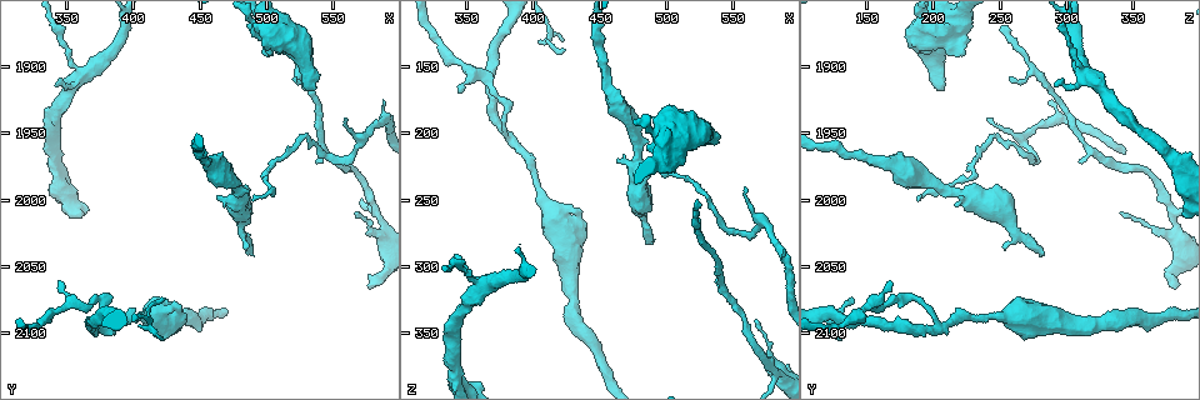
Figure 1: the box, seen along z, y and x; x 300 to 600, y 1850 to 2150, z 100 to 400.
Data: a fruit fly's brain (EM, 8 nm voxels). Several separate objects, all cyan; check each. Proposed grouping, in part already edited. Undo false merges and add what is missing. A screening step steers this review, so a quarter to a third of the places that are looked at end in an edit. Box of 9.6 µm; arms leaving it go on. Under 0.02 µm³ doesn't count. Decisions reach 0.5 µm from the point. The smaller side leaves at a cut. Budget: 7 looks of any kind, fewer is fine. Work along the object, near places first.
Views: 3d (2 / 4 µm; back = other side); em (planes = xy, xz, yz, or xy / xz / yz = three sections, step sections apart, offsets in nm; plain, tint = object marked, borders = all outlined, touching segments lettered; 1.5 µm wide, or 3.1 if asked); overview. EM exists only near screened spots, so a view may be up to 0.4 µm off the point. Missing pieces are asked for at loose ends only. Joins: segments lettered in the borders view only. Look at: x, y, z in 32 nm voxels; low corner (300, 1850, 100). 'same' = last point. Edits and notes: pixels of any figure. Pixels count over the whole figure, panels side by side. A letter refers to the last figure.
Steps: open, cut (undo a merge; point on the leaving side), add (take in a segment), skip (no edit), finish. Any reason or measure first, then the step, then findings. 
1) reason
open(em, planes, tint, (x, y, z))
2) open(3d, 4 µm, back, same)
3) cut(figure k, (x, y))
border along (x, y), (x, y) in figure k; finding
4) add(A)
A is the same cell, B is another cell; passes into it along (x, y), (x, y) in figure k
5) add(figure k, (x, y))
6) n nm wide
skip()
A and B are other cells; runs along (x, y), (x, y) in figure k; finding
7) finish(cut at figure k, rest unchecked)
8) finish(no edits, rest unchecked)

tapers out
open(3d, 4 µm, (522, 1908, 258))

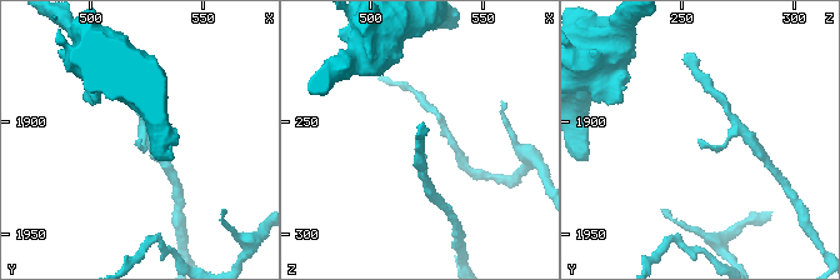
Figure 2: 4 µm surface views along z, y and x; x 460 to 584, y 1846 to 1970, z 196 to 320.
open(em, planes, tint, (520, 1907, 257))

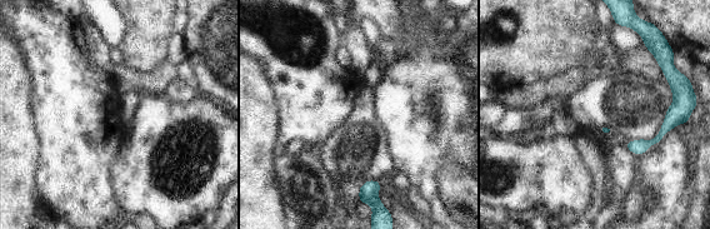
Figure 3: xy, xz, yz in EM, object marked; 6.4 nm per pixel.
open(em, planes, borders, same)

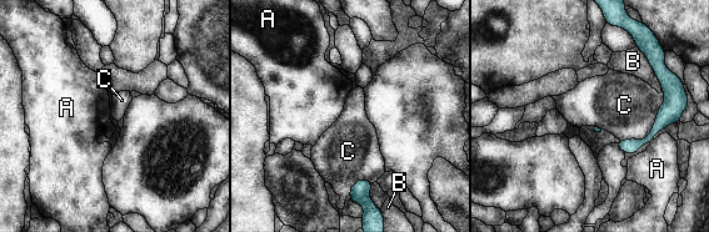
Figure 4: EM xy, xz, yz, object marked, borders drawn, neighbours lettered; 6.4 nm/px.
skip()
A, B and C are other cells; border along (654, 140), (649, 145) in figure 4; no lettered segment goes on from it

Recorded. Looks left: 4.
open(em, planes, borders, (556, 1972, 274))

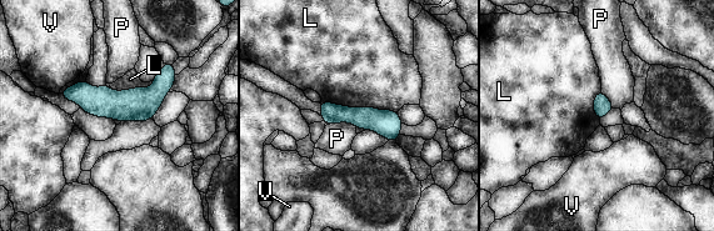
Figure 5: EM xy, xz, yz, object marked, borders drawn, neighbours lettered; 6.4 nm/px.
L touches over 500 nm
skip()
L, P and V are other cells; runs along (170, 66), (144, 100), (66, 95) in figure 5; one neuron here

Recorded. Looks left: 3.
branch point
open(3d, 2 µm, (386, 2094, 206))

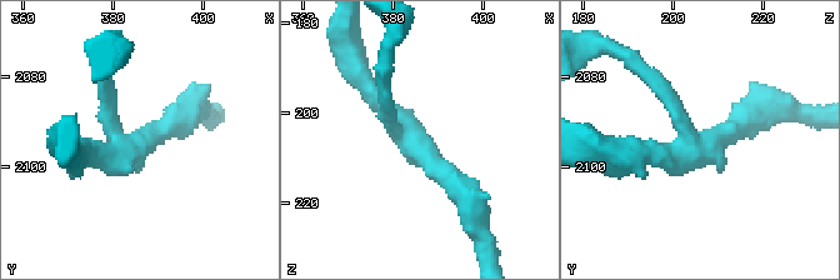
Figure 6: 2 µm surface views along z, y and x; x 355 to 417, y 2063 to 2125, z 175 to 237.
shape alone is not enough
open(em, yz, step 4, tint, (384, 2096, 206))

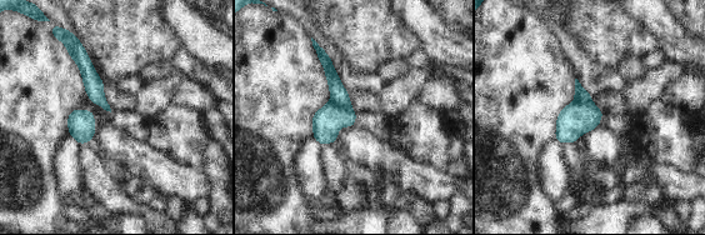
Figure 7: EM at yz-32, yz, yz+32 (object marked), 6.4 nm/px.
cut it another way
open(em, xy, step 8, borders, same)

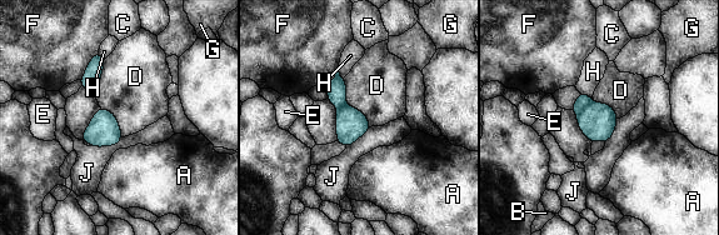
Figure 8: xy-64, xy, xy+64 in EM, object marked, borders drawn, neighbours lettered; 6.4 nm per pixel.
cut(figure 8, (583, 100))
A, B, C, D, E, F, G, H and J are other cells; border along (592, 101), (578, 115) in figure 8; a second neuron is stuck on

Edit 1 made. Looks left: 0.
finish(cut at figure 8, rest unchecked)

